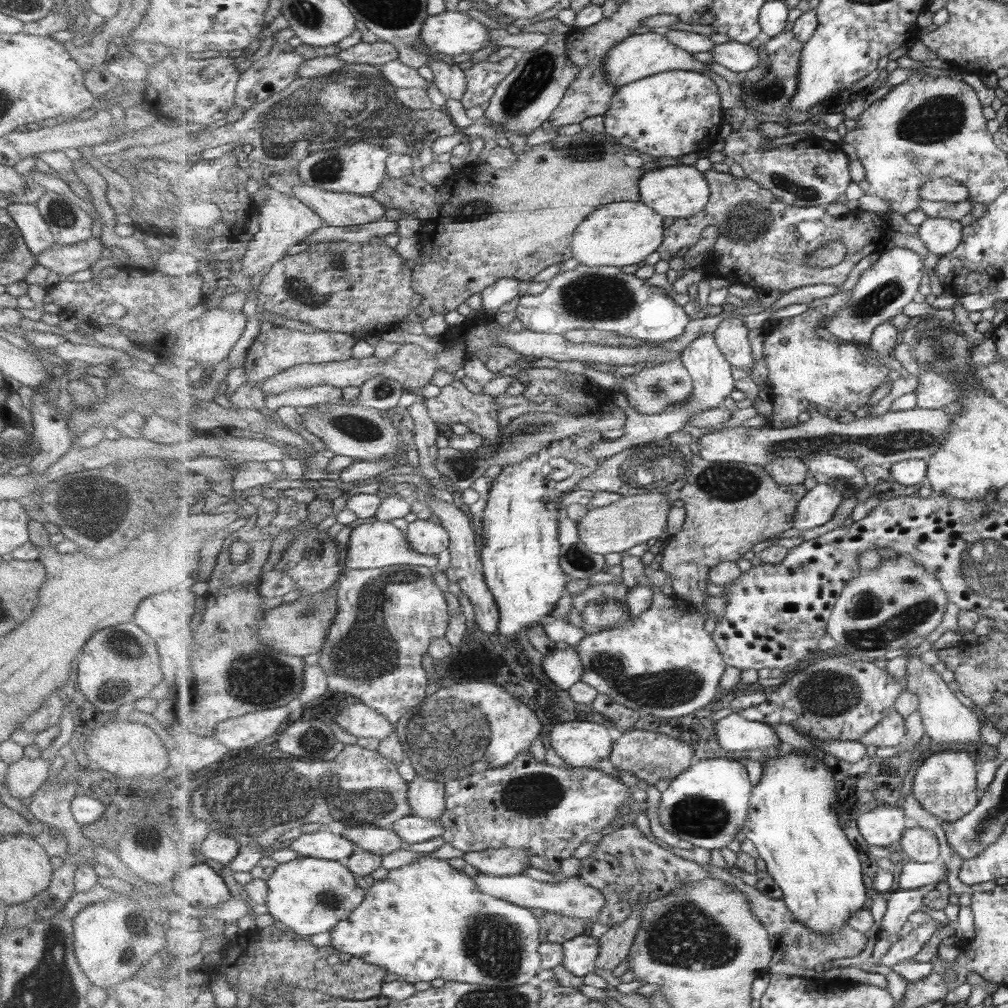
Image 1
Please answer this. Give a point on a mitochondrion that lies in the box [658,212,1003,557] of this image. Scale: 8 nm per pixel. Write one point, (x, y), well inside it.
(727, 483)

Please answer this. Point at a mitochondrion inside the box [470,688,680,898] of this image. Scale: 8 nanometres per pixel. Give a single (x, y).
(533, 793)

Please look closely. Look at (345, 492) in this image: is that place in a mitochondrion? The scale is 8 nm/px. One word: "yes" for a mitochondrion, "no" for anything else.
no

